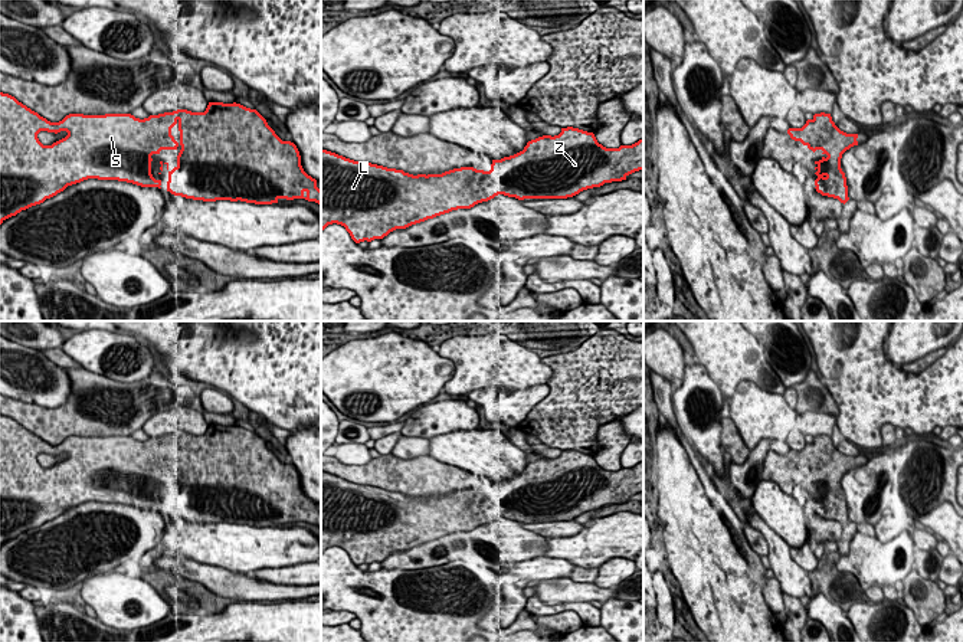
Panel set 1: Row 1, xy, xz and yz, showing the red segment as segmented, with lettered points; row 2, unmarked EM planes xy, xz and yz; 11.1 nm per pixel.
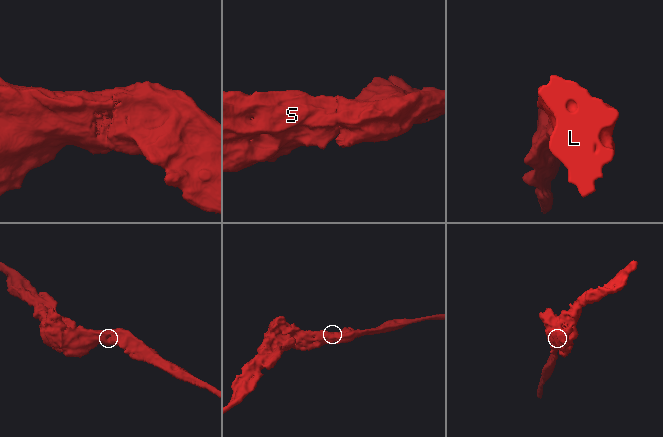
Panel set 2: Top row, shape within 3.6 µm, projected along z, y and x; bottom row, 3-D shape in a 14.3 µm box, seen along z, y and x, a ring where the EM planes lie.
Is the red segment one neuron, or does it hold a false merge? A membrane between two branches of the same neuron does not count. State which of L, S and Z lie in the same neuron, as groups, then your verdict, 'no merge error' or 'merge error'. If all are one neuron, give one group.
L S Z | no merge error

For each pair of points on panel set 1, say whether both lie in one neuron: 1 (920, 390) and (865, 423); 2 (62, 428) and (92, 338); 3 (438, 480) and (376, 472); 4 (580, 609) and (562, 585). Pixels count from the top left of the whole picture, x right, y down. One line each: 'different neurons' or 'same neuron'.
1: same neuron
2: different neurons
3: same neuron
4: different neurons

